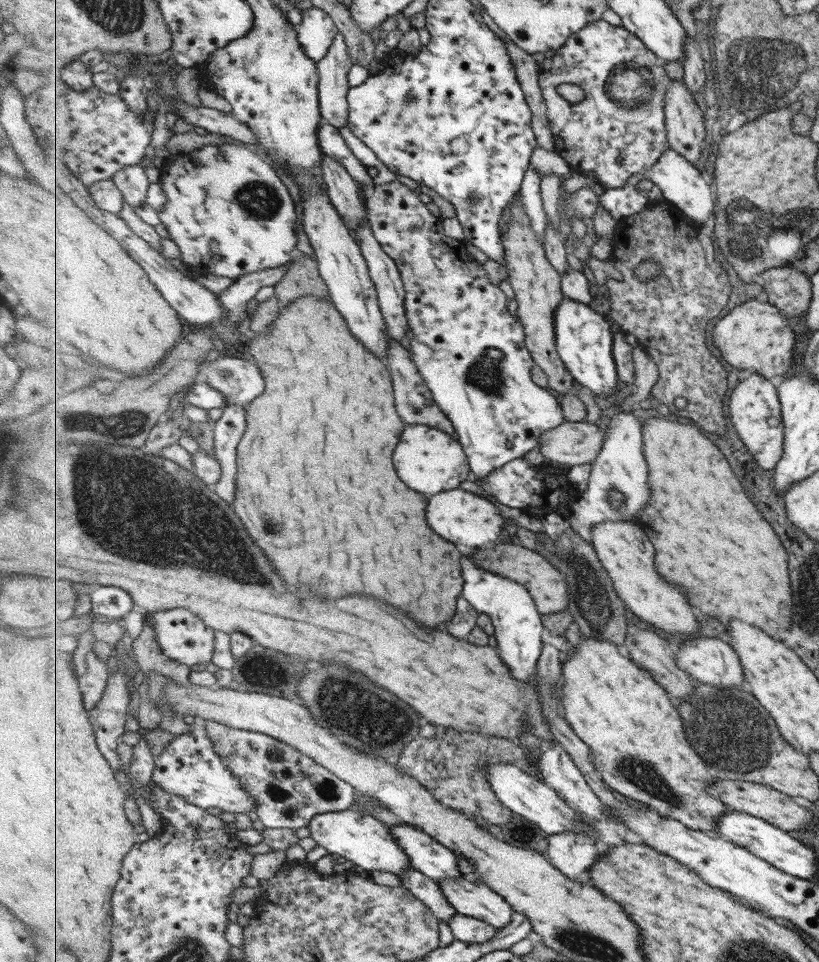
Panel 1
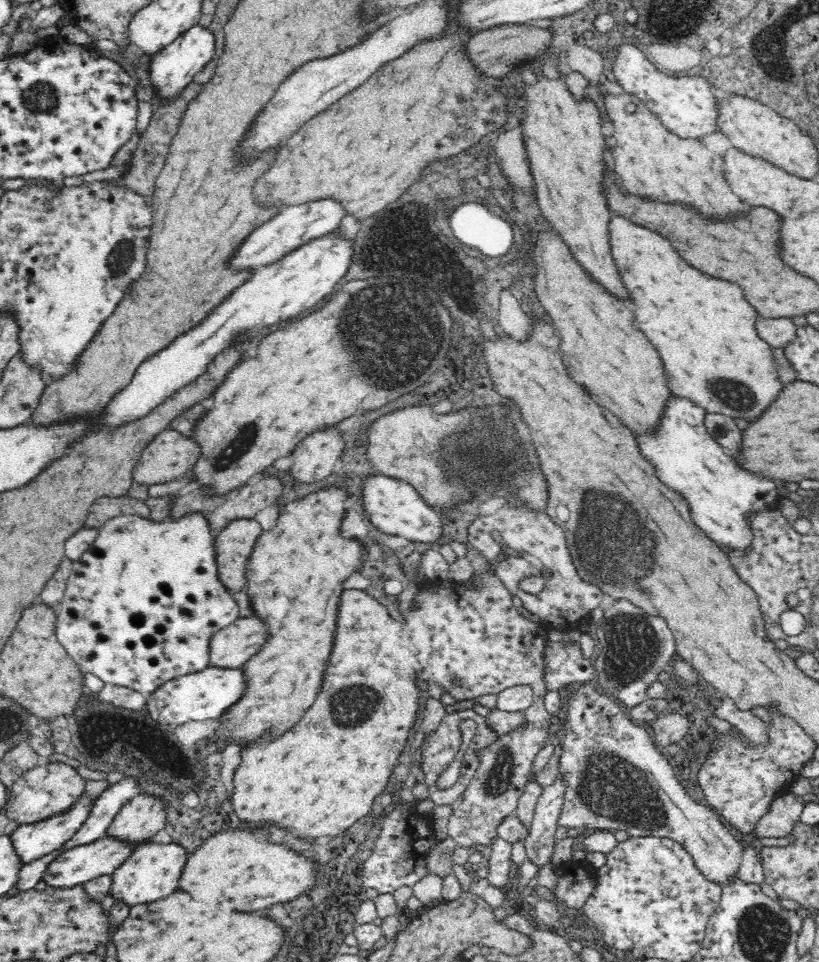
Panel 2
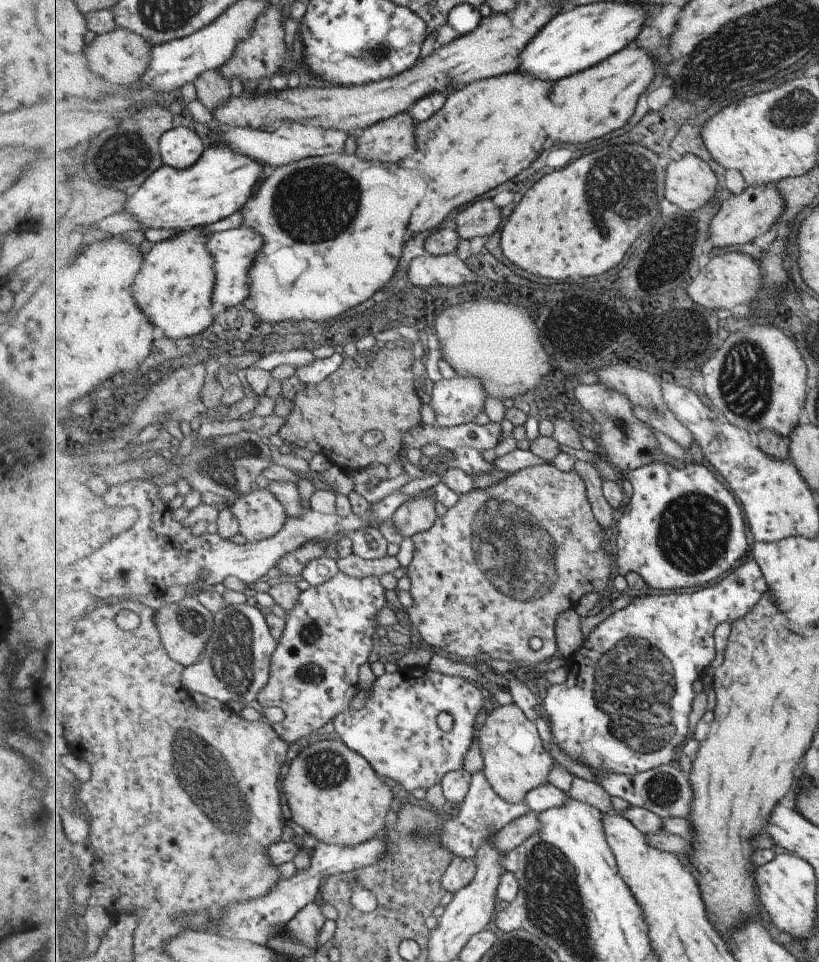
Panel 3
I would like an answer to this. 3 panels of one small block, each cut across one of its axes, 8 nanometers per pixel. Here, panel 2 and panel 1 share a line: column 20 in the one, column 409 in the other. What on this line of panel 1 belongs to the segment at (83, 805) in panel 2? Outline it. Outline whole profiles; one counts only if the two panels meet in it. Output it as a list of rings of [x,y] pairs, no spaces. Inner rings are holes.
[[[401,823],[392,827],[392,833],[396,837],[397,844],[400,844],[404,848],[405,854],[409,856],[413,869],[420,870],[437,882],[447,879],[458,879],[464,876],[457,868],[458,857],[456,853],[424,830],[407,823]]]

